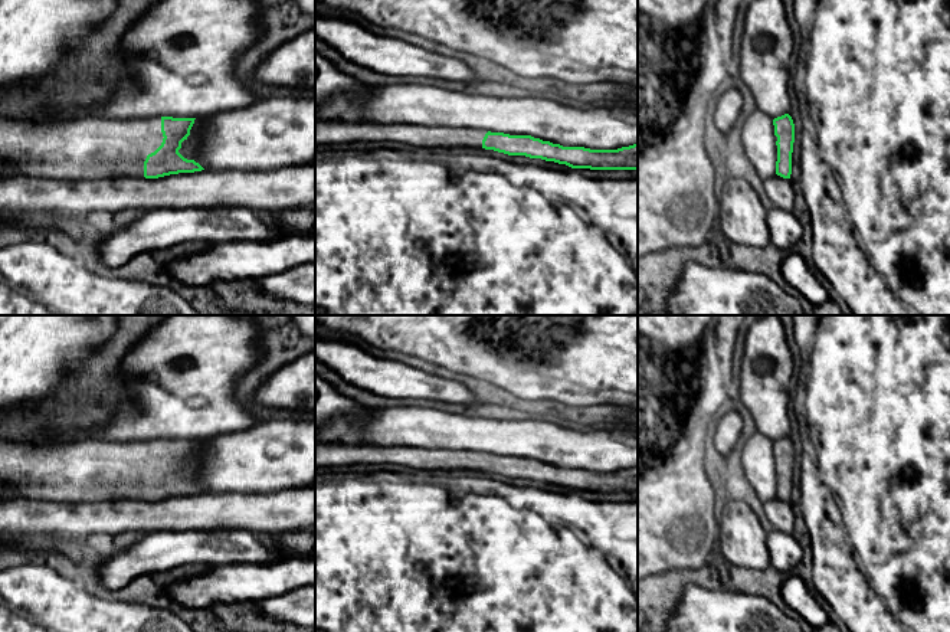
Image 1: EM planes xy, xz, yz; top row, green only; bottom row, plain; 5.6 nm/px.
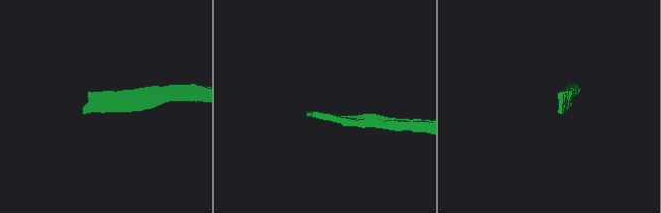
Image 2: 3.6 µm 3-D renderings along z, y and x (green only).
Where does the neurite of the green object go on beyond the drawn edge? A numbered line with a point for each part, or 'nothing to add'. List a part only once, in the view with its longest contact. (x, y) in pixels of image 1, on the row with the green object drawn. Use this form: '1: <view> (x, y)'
1: xy (87, 149)

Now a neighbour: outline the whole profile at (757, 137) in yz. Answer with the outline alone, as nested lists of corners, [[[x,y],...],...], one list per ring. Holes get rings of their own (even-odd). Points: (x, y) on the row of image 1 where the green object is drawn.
[[[756,109],[744,122],[740,141],[761,180],[776,176],[777,145],[772,117]]]

